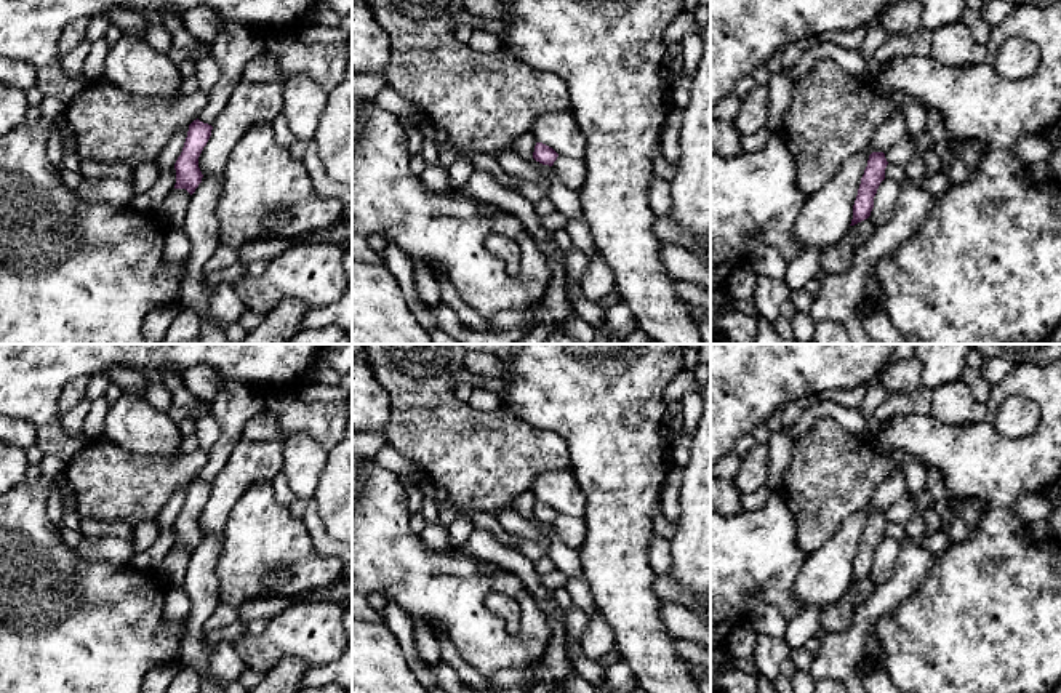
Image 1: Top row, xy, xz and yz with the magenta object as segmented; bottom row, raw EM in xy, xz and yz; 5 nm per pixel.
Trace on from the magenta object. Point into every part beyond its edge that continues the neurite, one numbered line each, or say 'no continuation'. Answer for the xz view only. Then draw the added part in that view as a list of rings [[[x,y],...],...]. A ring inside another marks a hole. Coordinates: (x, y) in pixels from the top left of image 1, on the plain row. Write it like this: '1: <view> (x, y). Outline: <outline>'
no continuation

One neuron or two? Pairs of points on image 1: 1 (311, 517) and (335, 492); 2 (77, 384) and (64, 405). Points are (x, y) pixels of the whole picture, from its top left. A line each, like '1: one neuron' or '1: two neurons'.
1: two neurons
2: one neuron

